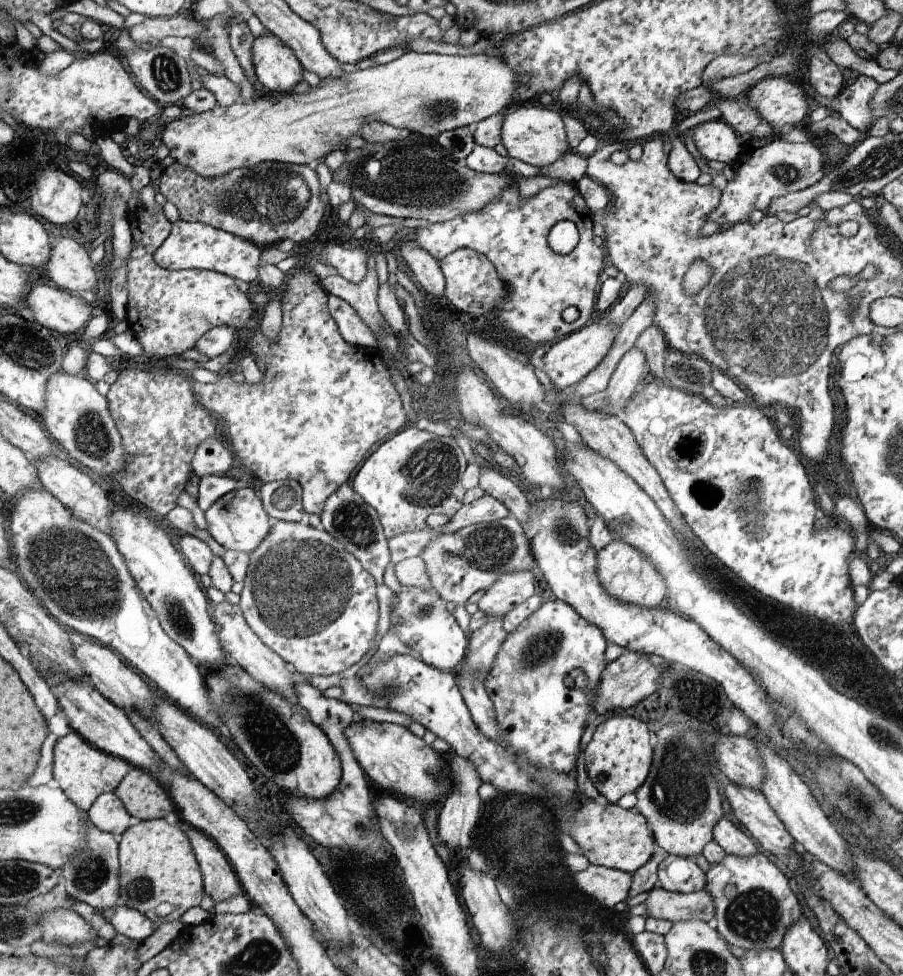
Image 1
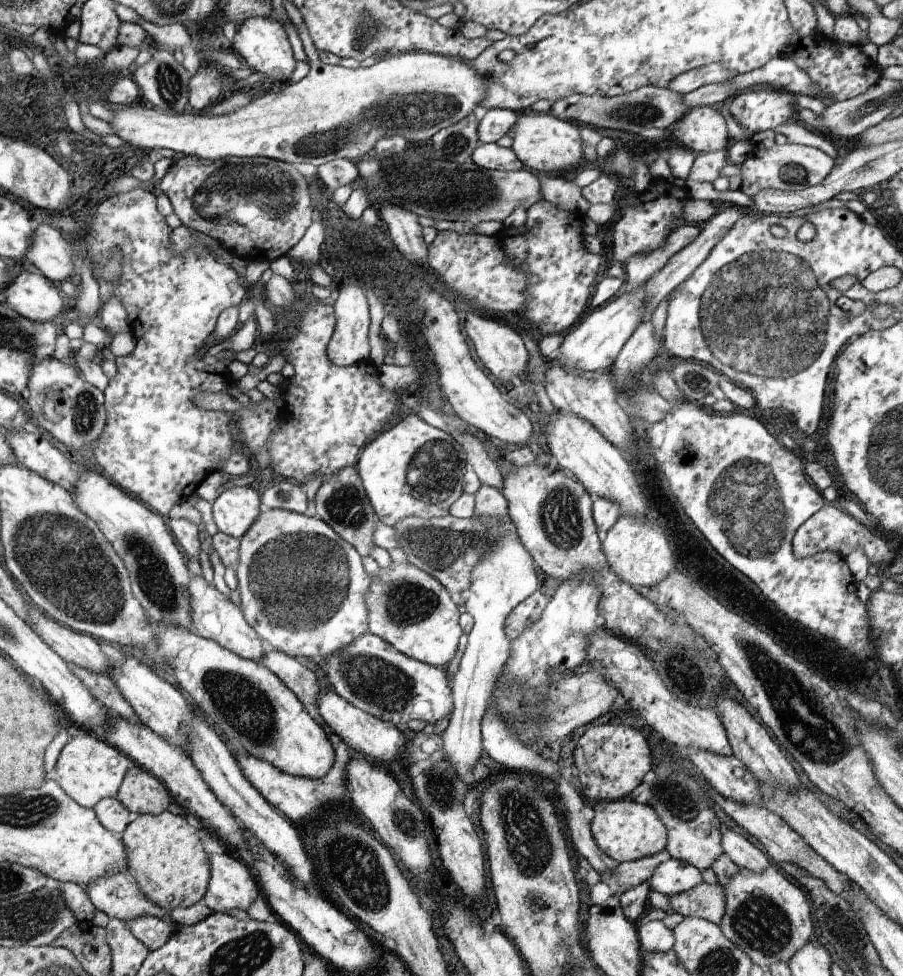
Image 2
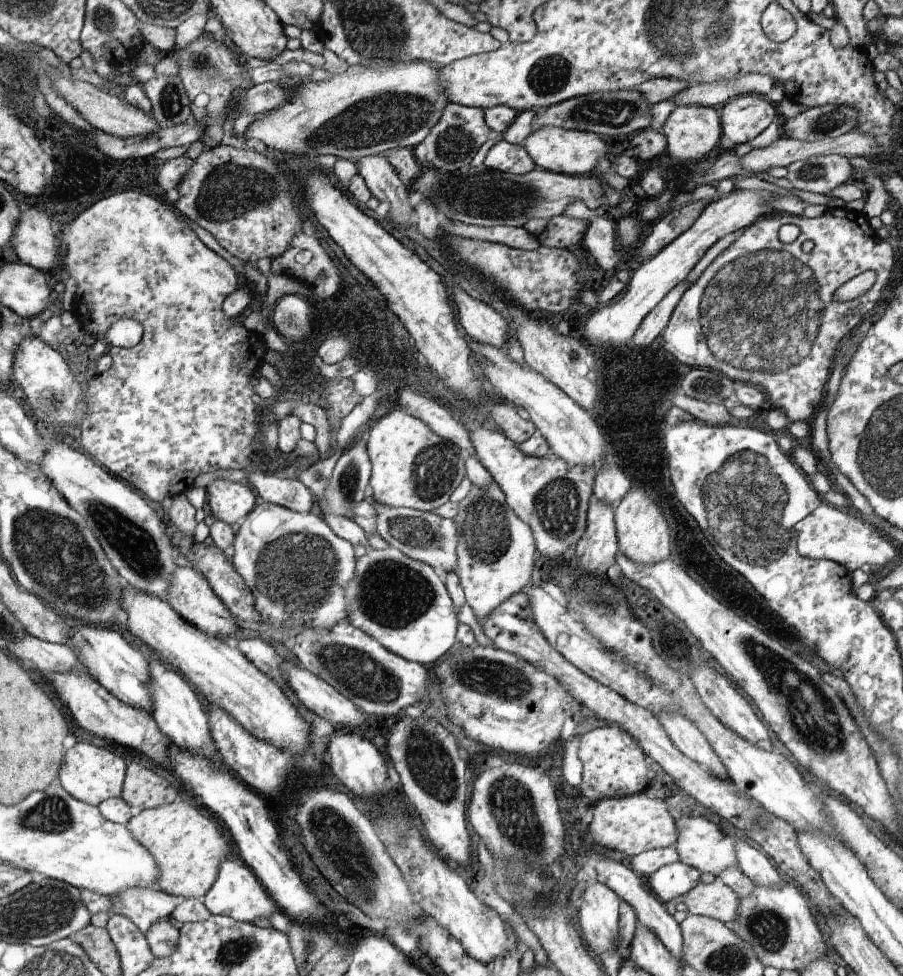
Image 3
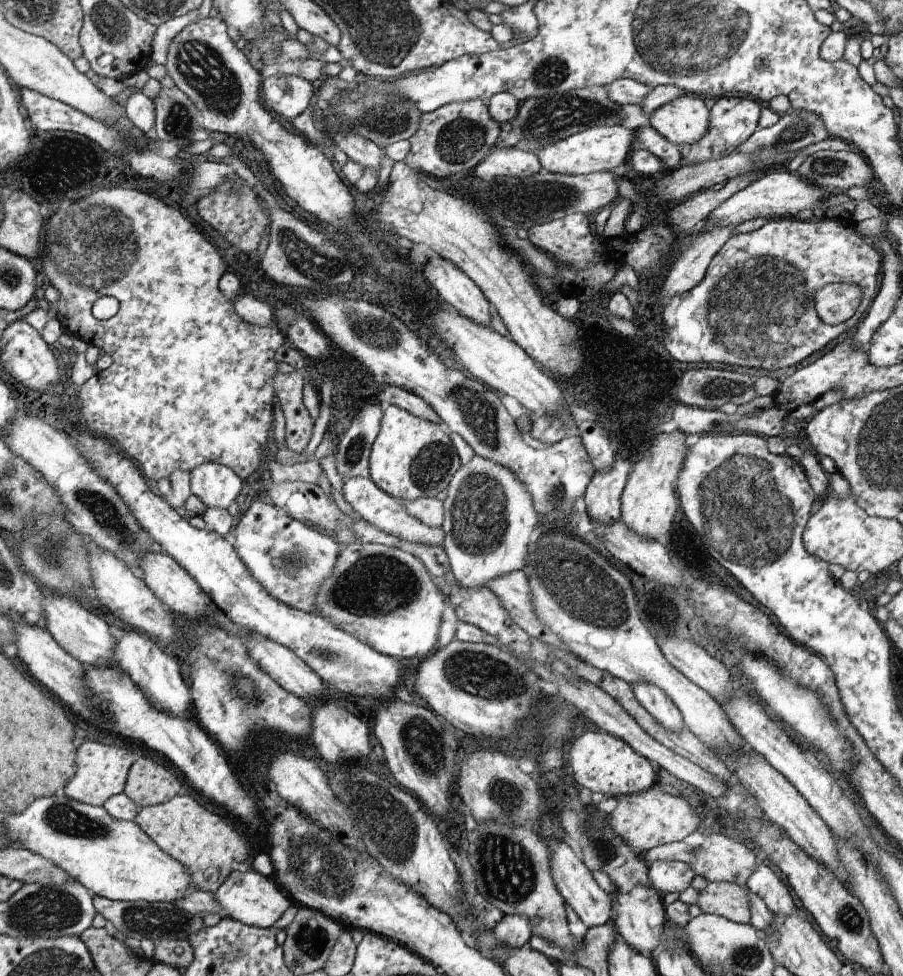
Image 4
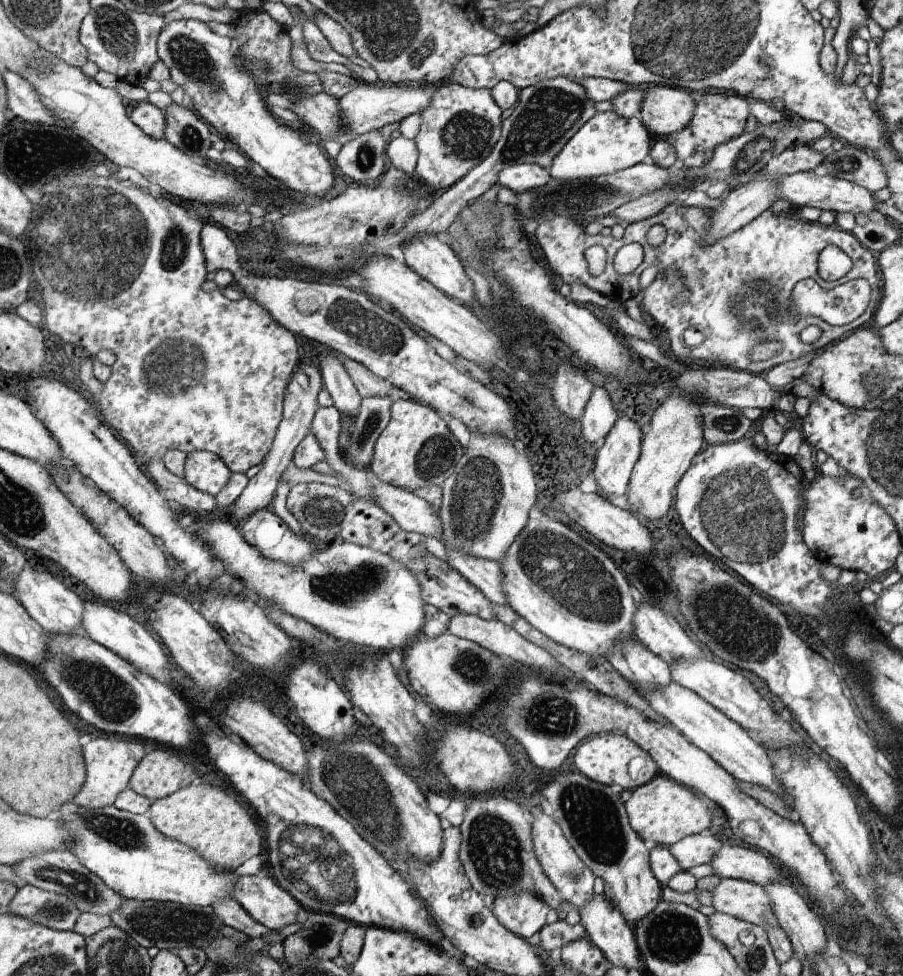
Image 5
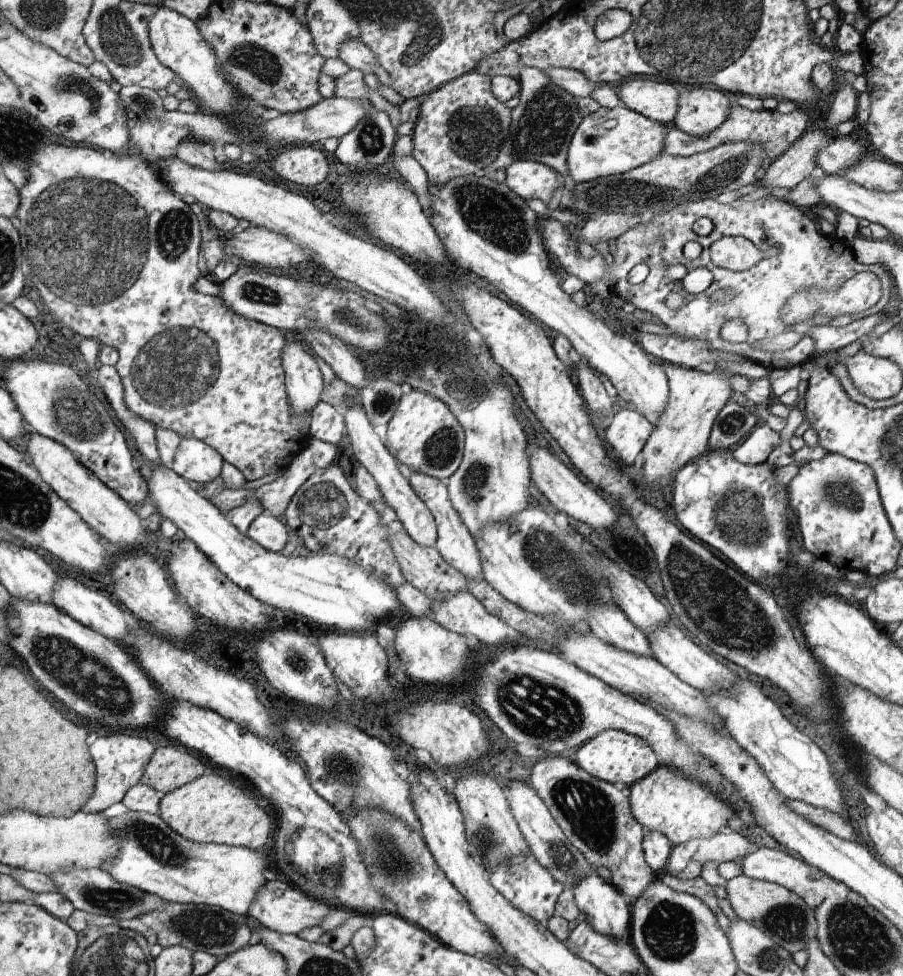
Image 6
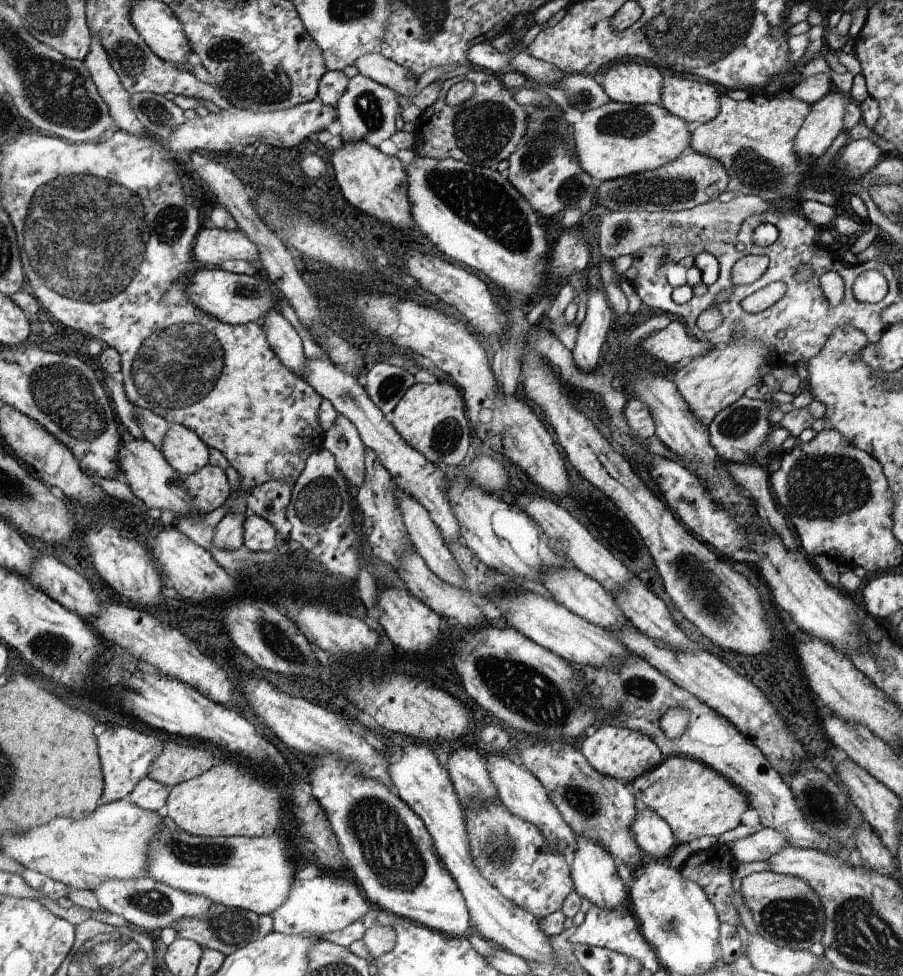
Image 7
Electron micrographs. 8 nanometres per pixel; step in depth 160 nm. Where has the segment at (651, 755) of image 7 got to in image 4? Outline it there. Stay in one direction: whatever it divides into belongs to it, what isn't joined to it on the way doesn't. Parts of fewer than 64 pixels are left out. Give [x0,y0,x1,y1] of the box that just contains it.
[568,731,658,798]

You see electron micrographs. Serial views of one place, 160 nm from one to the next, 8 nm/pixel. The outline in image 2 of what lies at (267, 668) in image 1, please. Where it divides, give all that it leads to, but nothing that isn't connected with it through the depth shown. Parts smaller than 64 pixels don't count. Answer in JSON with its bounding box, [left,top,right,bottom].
[189,576,266,663]

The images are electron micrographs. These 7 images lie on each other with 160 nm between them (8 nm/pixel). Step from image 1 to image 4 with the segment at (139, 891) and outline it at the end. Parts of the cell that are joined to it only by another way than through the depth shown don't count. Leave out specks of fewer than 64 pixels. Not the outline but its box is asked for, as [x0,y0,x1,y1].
[135,794,250,893]

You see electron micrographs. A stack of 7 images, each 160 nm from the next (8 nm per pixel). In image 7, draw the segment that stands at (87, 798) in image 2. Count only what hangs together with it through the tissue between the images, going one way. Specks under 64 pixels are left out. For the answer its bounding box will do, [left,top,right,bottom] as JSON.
[98,726,164,804]

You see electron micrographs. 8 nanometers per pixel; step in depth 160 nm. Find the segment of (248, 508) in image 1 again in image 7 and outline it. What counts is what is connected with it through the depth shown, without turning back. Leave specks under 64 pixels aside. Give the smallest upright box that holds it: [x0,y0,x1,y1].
[161,423,210,476]

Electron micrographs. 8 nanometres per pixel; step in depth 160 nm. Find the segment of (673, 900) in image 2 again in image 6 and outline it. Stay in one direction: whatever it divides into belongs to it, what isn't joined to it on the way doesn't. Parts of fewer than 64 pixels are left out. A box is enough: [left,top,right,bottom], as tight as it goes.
[725,874,817,955]

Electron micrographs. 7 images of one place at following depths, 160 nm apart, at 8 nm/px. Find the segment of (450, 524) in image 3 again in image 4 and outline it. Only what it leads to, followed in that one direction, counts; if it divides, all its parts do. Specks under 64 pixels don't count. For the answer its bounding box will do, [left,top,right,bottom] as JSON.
[344,477,446,548]

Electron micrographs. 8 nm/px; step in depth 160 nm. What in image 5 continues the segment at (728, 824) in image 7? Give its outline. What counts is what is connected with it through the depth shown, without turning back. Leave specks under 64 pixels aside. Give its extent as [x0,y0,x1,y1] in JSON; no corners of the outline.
[625,774,712,847]

